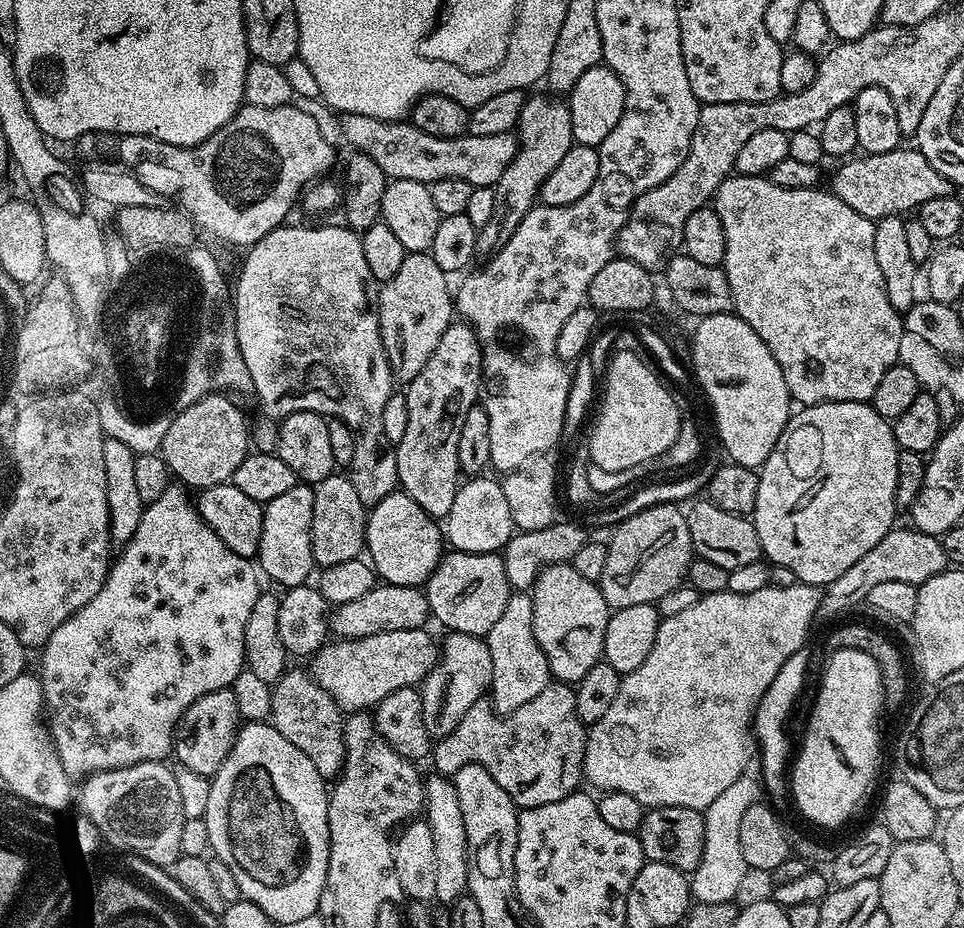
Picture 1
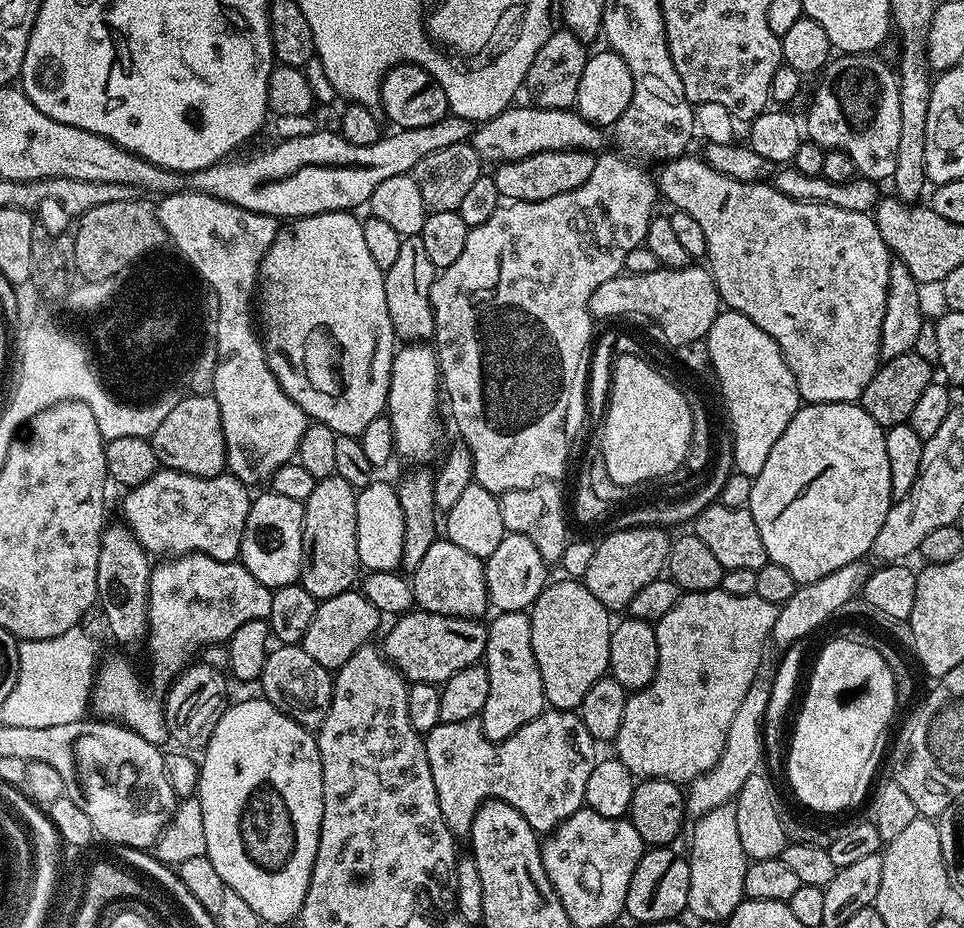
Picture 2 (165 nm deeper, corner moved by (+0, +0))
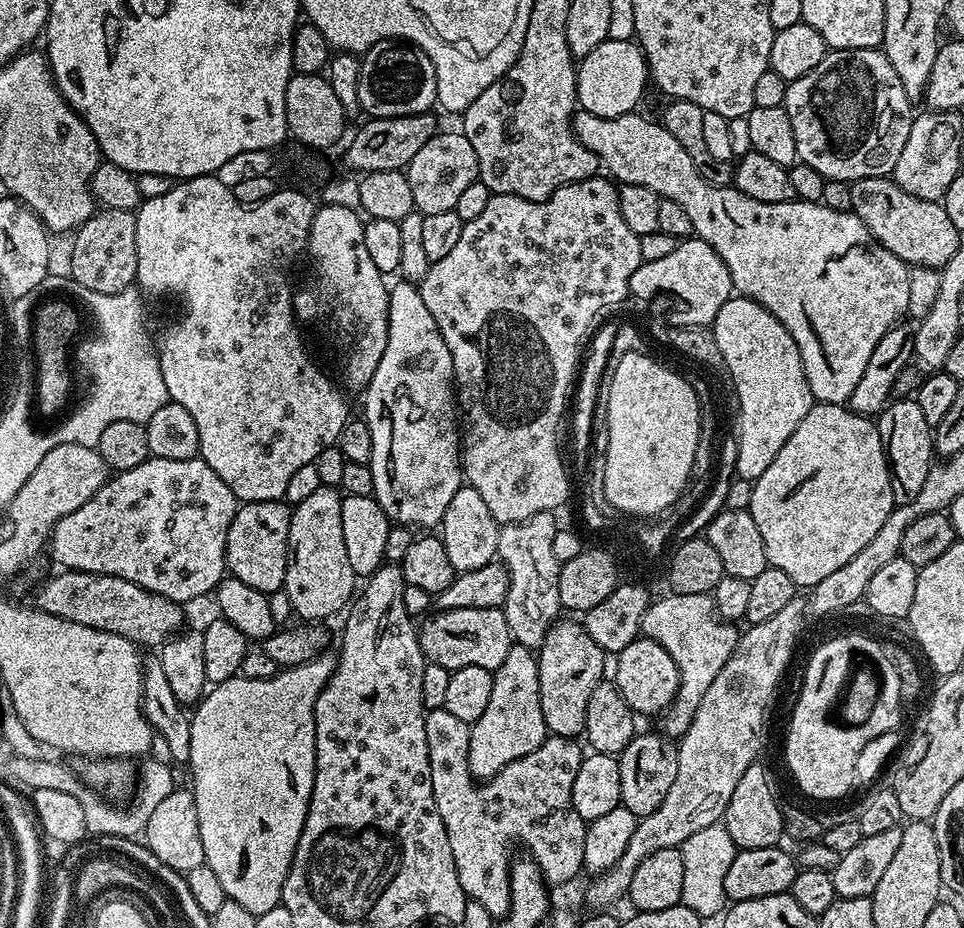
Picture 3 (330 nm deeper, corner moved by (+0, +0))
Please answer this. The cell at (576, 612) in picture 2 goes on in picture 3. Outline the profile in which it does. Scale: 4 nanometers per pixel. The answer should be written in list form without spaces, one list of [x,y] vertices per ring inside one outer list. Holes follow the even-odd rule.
[[[557,619],[546,638],[540,643],[536,665],[538,666],[538,690],[542,702],[542,718],[549,733],[553,736],[579,737],[586,726],[586,705],[594,695],[594,690],[605,679],[604,660],[606,653],[600,649],[598,642],[586,634],[583,623],[572,620]]]

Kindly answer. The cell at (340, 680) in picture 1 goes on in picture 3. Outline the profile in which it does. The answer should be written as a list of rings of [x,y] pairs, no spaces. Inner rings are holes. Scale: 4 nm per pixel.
[[[503,607],[498,608],[450,608],[435,613],[433,620],[425,619],[418,635],[425,661],[457,672],[462,666],[482,666],[495,672],[510,654],[513,638],[504,617]]]

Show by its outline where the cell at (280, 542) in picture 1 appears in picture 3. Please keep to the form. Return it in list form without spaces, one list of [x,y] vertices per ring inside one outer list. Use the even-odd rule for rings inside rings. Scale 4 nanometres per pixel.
[[[244,502],[237,507],[226,538],[226,568],[235,579],[265,594],[281,591],[288,569],[288,535],[292,513],[287,503]]]

